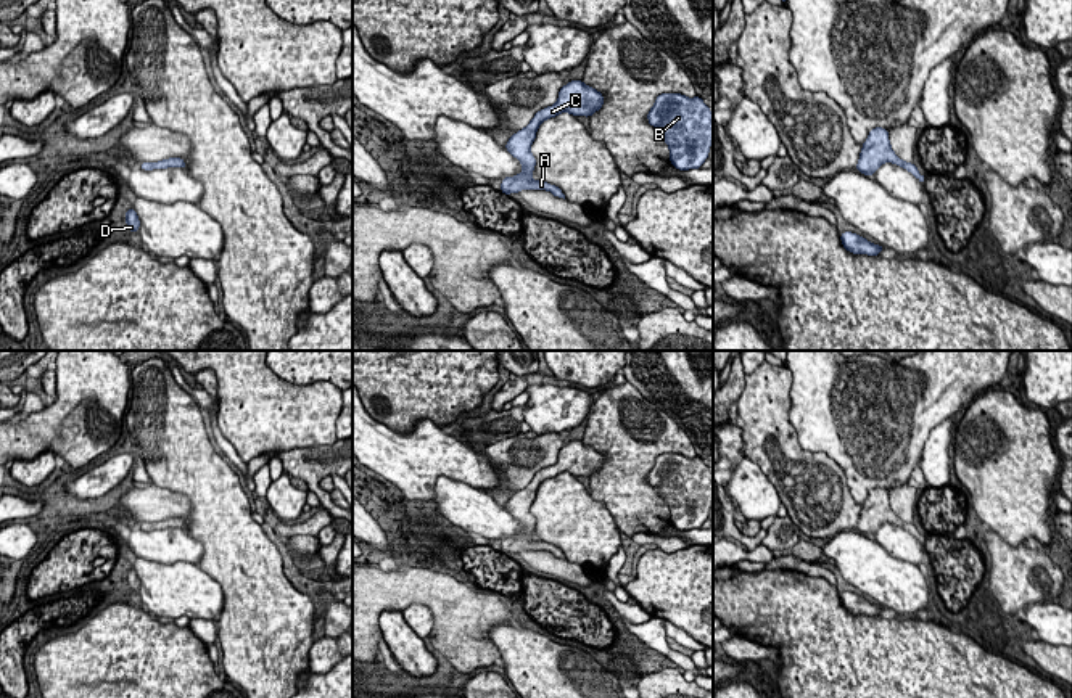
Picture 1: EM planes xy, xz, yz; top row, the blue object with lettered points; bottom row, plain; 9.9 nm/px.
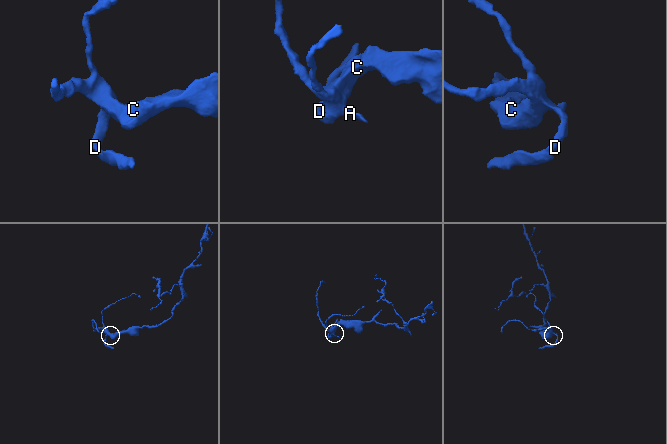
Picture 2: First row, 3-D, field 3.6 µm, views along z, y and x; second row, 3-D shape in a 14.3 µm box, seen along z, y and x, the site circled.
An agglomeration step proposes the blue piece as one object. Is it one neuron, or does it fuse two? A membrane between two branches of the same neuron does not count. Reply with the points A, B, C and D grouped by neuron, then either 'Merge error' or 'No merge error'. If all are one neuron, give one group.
Groups: A B C D. No merge error

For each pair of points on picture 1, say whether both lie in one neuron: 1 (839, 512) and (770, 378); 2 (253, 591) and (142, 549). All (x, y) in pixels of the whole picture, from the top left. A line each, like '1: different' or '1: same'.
1: same
2: different

